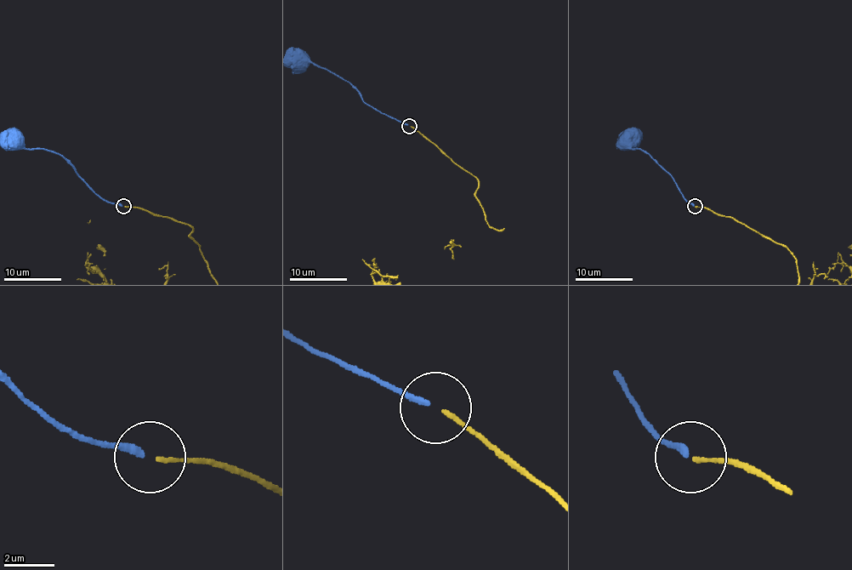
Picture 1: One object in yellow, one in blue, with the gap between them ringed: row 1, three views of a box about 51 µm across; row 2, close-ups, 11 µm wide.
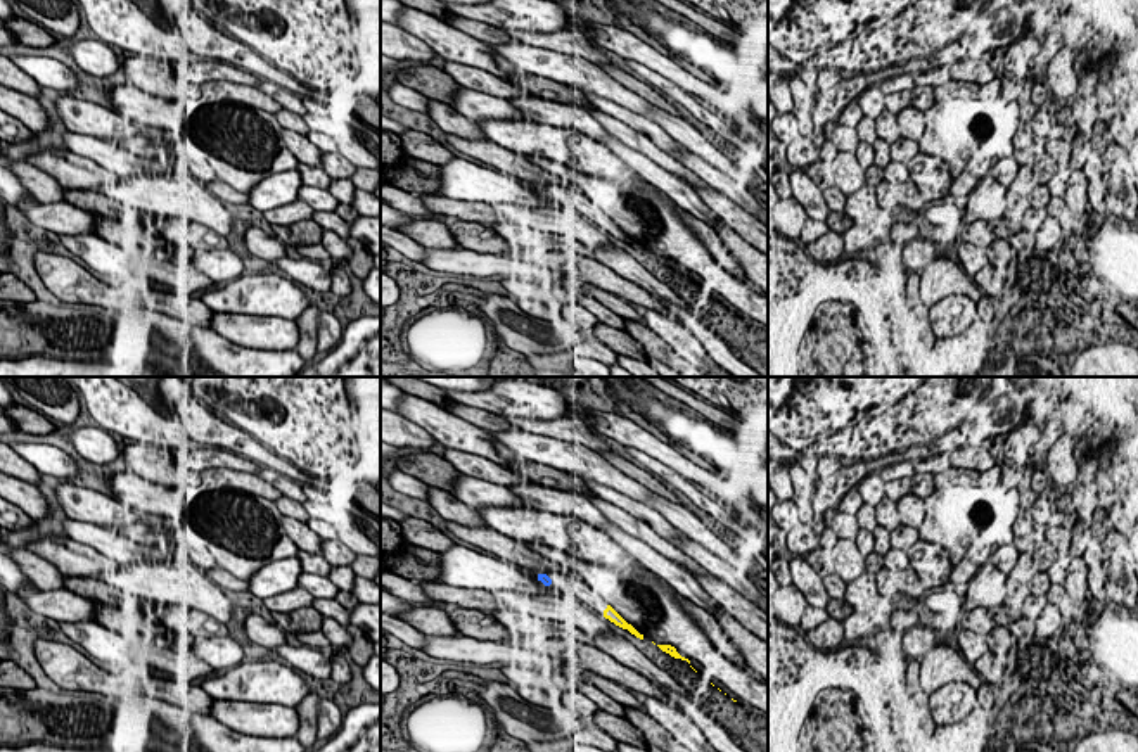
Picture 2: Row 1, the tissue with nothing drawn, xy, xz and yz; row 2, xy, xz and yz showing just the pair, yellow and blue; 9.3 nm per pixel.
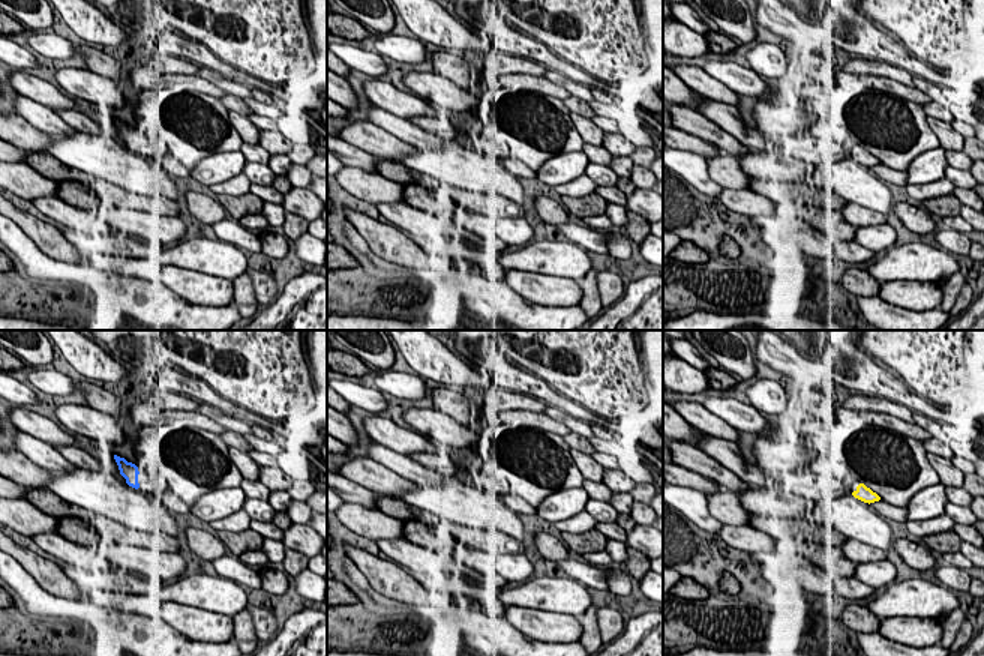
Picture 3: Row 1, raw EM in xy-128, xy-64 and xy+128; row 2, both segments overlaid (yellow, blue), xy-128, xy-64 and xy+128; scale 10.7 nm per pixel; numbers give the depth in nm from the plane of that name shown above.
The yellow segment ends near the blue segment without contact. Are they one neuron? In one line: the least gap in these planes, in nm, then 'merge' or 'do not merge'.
550 nm | merge

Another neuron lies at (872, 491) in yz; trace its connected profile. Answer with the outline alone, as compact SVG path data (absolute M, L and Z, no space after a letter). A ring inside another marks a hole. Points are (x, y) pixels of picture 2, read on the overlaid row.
M877 472L863 479L858 486L863 503L877 507L885 496L884 486L885 482L879 477Z

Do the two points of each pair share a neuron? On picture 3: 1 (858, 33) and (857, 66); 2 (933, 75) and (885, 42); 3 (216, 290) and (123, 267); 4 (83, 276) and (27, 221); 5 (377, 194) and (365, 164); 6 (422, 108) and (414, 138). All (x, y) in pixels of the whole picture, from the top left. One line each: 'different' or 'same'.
1: different
2: same
3: same
4: different
5: different
6: different

